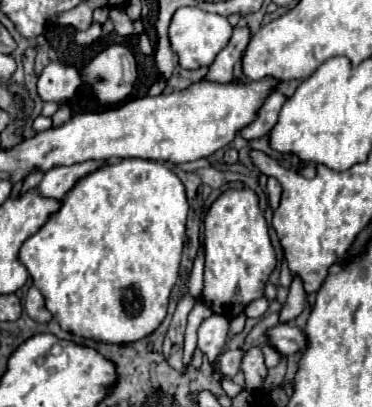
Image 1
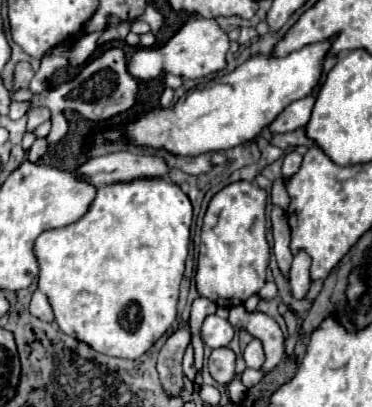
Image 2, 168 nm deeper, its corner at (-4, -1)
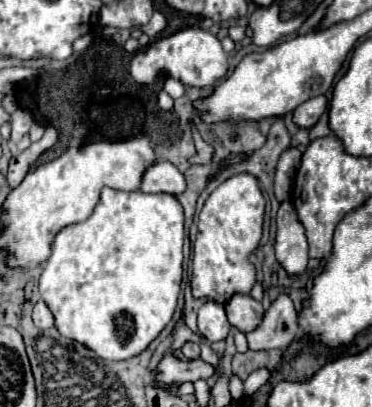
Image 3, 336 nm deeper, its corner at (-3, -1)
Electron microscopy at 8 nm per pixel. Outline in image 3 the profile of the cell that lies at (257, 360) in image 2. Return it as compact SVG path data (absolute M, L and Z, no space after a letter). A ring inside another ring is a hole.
M280 294L272 300L270 308L264 312L260 326L246 334L248 346L252 350L270 350L286 348L298 334L296 326L296 308L288 294Z

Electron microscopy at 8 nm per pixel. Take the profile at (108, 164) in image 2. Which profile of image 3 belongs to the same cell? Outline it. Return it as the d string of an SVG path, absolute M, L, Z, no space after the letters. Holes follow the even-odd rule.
M160 160L144 174L140 190L152 194L166 192L172 196L180 196L186 190L186 180L176 166L172 166L168 160Z

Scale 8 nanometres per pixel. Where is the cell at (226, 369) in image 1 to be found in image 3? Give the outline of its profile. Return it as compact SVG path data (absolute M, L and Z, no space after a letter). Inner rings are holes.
M164 354L154 368L160 382L196 382L200 378L210 378L214 368L202 360L180 360L174 354Z

